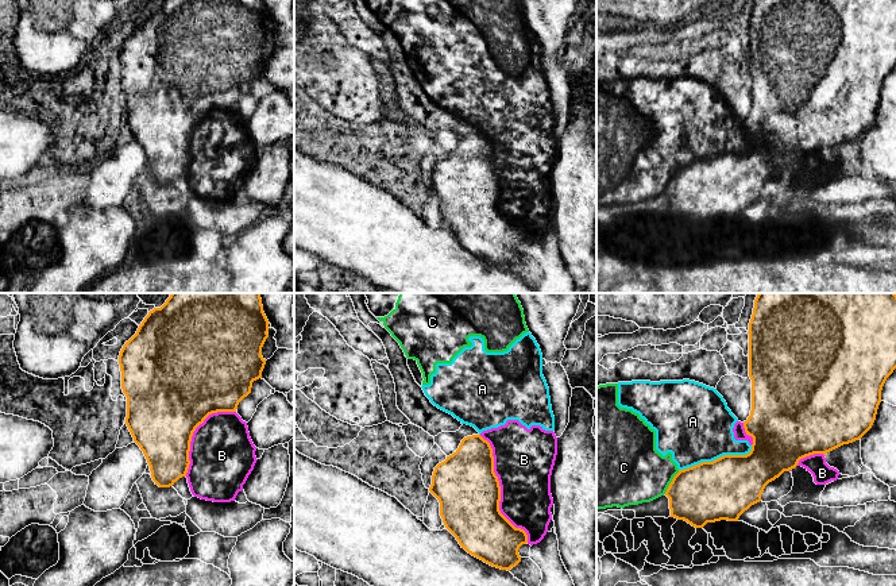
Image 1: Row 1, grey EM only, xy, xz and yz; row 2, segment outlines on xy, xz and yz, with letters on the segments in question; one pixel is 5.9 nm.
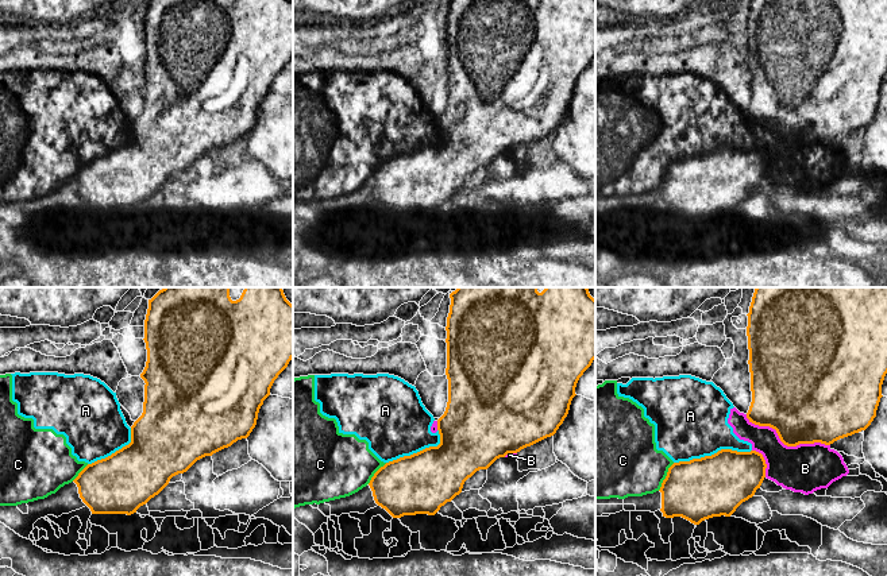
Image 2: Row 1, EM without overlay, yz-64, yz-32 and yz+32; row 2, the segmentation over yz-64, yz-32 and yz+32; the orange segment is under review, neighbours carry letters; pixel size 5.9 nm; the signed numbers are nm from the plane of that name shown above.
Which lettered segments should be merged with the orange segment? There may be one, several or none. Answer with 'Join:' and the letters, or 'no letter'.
Join: no letter

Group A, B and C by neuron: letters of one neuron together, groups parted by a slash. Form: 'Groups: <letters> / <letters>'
Groups: A B C

